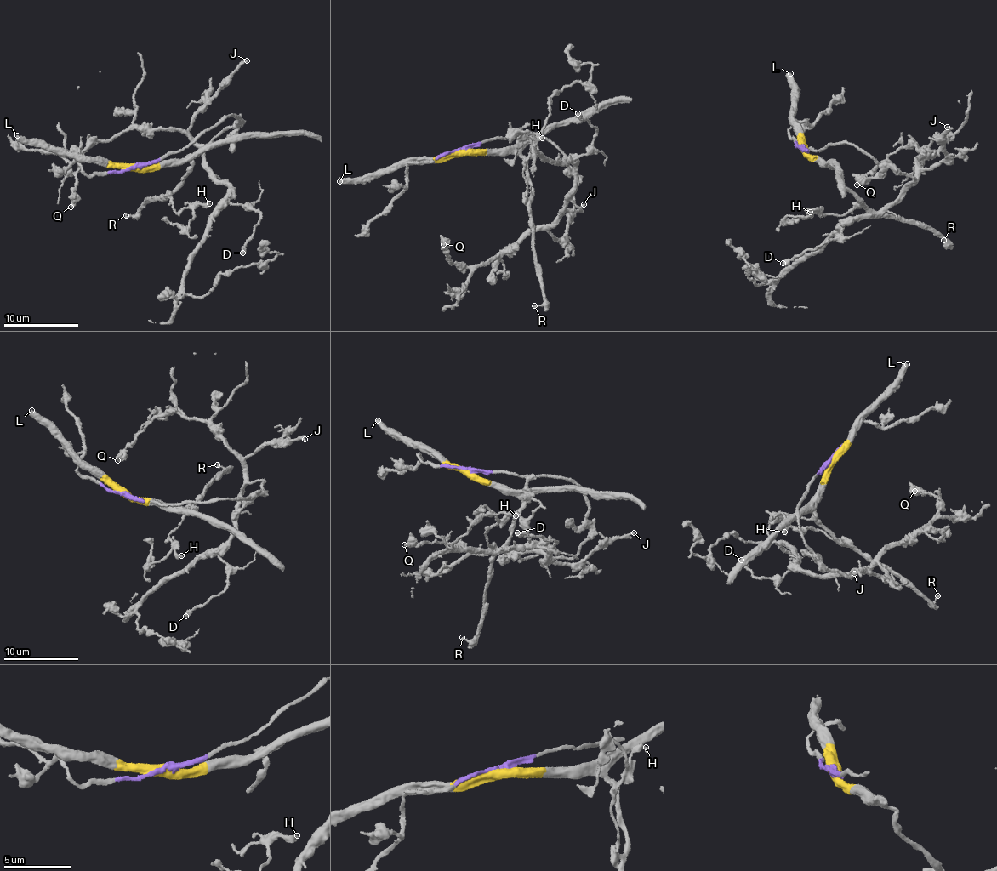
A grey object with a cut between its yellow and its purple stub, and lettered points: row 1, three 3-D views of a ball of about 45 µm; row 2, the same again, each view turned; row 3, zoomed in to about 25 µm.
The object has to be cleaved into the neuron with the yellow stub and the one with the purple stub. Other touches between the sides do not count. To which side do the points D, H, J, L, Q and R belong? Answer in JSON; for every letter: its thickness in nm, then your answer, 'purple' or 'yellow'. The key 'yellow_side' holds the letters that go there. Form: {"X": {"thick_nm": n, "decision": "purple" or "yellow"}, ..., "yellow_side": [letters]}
{"D": {"thick_nm": 440, "decision": "purple"}, "H": {"thick_nm": 400, "decision": "yellow"}, "J": {"thick_nm": 180, "decision": "purple"}, "L": {"thick_nm": 550, "decision": "yellow"}, "Q": {"thick_nm": 420, "decision": "purple"}, "R": {"thick_nm": 180, "decision": "yellow"}, "yellow_side": ["H", "L", "R"]}

